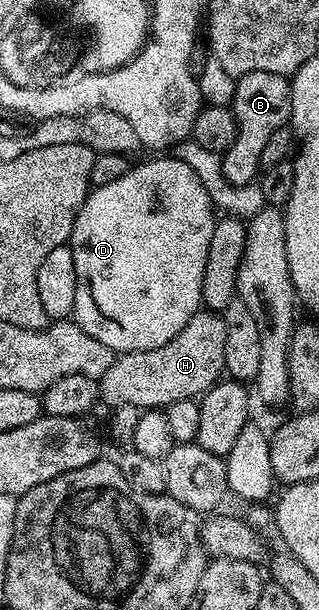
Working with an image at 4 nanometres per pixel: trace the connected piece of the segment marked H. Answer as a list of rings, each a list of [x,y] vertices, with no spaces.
[[[219,311],[195,312],[166,346],[154,350],[122,352],[100,376],[100,399],[109,409],[132,406],[139,410],[163,410],[179,400],[190,400],[208,391],[225,375],[226,322]]]

